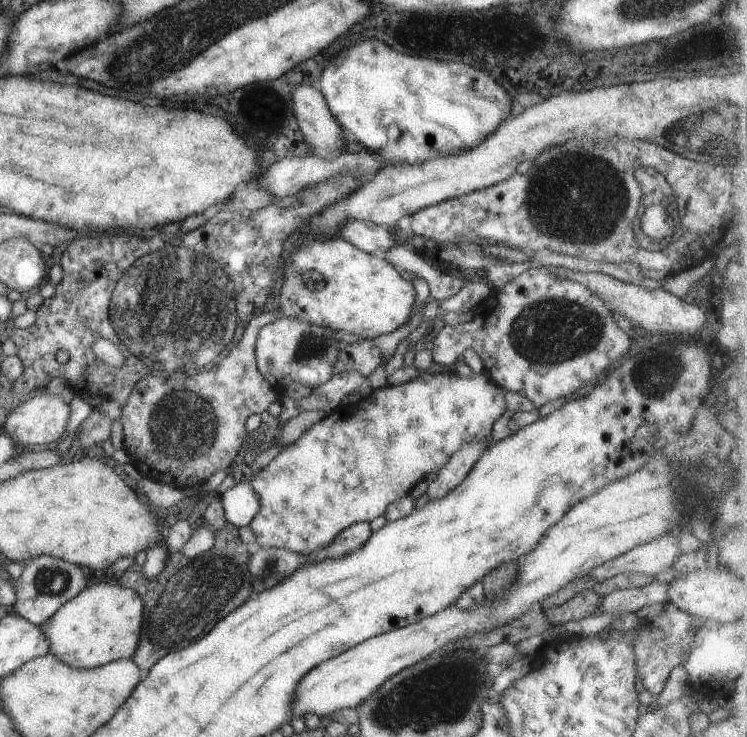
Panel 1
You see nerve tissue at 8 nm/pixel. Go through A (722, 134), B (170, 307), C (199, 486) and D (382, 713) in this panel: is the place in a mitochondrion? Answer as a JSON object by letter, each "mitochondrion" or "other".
{"A":"mitochondrion","B":"mitochondrion","C":"other","D":"mitochondrion"}

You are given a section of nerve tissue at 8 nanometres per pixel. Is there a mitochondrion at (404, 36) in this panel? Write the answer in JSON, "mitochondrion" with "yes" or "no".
{"mitochondrion":"no"}

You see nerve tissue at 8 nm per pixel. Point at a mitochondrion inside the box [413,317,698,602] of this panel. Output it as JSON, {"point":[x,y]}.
{"point":[658,374]}

